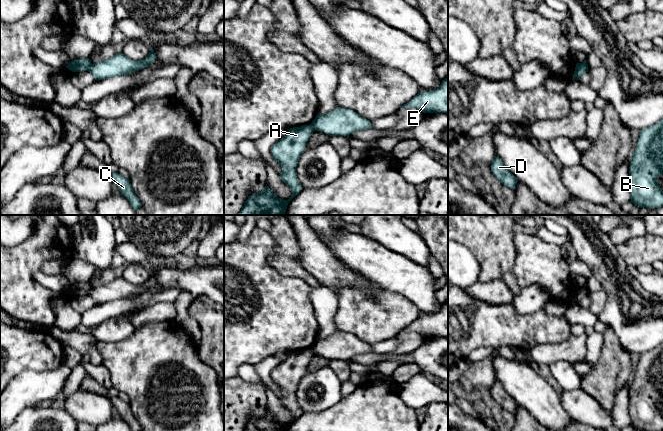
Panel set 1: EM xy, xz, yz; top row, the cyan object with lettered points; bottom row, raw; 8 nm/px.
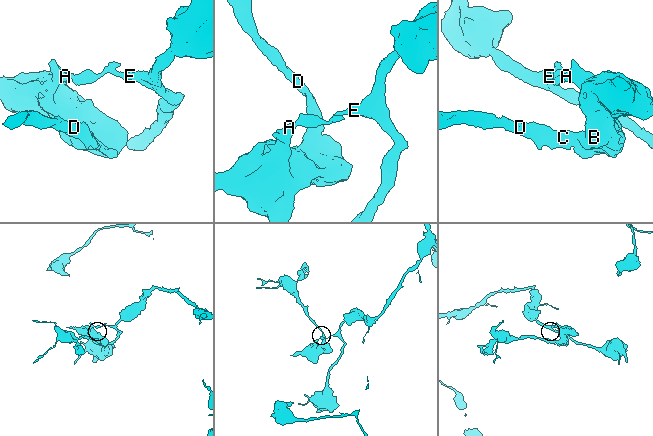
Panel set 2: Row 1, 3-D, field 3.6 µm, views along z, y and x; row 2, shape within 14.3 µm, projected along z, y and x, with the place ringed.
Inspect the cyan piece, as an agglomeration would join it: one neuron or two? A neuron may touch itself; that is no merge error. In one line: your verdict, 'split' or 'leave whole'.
split

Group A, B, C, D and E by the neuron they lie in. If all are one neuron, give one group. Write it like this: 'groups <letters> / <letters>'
groups A B C D / E

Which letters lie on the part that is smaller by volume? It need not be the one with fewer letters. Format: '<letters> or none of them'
A, B, C, D

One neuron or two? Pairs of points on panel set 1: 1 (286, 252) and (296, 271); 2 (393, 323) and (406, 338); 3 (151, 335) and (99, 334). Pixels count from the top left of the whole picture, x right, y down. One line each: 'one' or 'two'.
1: one
2: two
3: two

